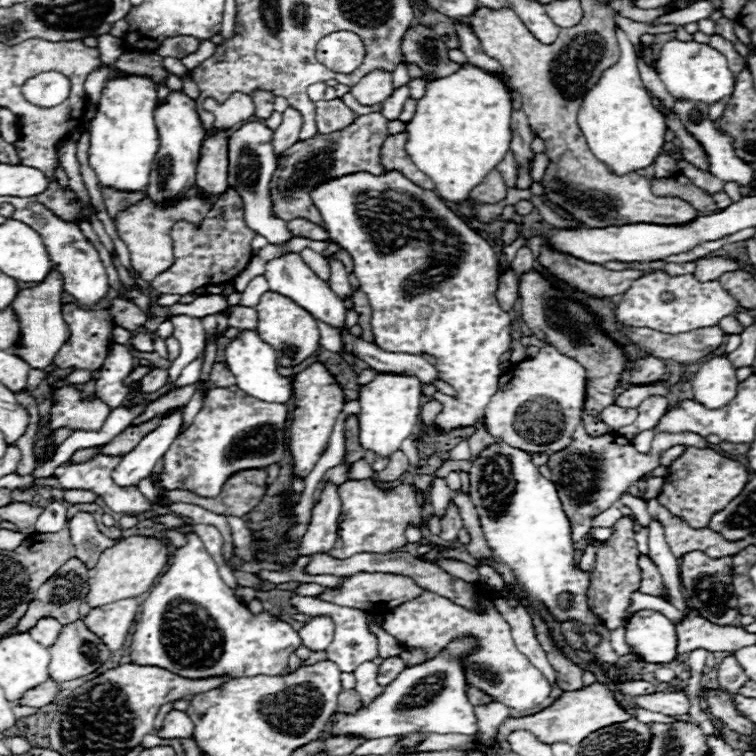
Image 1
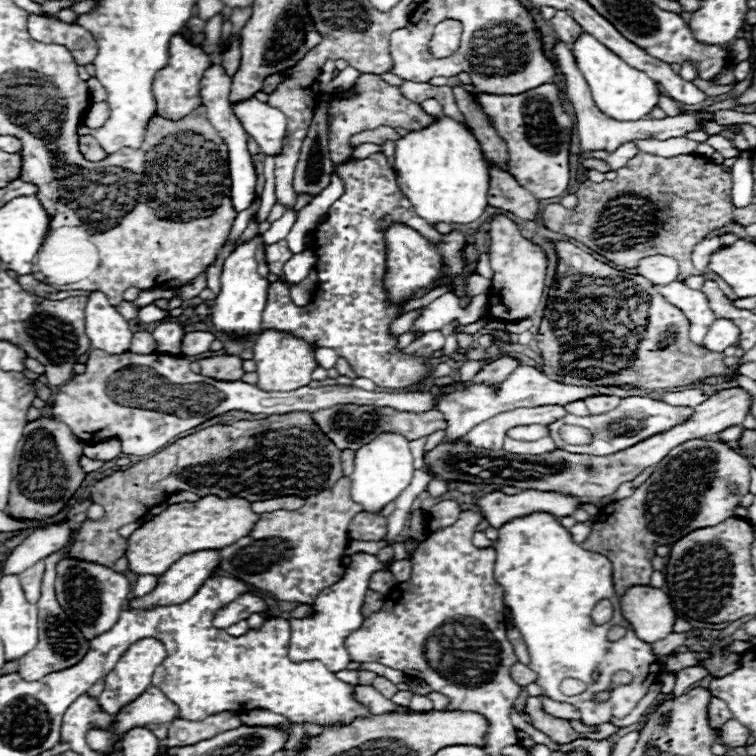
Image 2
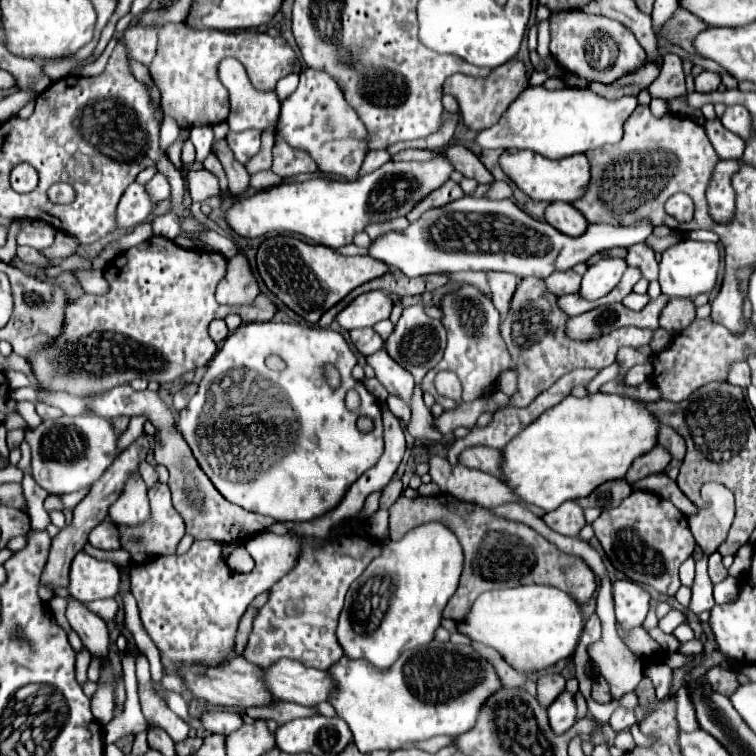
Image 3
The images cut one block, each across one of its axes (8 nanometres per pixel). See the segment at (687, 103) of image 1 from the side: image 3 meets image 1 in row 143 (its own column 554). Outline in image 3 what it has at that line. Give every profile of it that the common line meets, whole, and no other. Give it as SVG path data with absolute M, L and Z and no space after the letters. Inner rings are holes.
M564 690L558 694L558 698L548 706L548 718L550 726L556 734L566 732L576 722L576 700L574 694Z

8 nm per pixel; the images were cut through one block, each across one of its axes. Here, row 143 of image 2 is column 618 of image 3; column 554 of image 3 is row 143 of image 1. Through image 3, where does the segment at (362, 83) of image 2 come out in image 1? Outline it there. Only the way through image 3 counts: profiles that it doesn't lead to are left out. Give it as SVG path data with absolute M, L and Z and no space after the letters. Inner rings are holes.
M366 114L358 116L348 130L340 130L338 134L326 134L316 138L310 138L308 142L296 142L292 148L288 148L280 158L278 158L278 168L272 178L272 198L274 198L274 214L282 220L292 220L292 218L308 218L310 222L320 222L324 226L310 192L316 188L320 182L326 178L336 178L352 172L370 172L370 174L382 174L384 168L380 164L380 146L384 138L388 136L388 120L378 114Z

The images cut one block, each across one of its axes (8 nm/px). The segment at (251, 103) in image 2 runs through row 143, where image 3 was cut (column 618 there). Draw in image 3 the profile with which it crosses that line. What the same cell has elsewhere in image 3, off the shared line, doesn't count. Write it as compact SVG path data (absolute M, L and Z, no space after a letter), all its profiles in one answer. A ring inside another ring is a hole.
M604 256L600 258L594 266L590 266L582 278L580 294L586 300L598 300L606 296L622 278L626 272L628 264L624 258L614 258L614 256Z

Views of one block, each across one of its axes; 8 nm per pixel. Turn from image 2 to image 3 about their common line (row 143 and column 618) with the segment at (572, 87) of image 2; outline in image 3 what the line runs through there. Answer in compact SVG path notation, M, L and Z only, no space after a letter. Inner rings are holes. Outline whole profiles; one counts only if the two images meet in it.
M616 580L612 584L614 606L616 606L616 620L618 626L628 634L630 630L642 626L648 614L650 594L630 580Z

